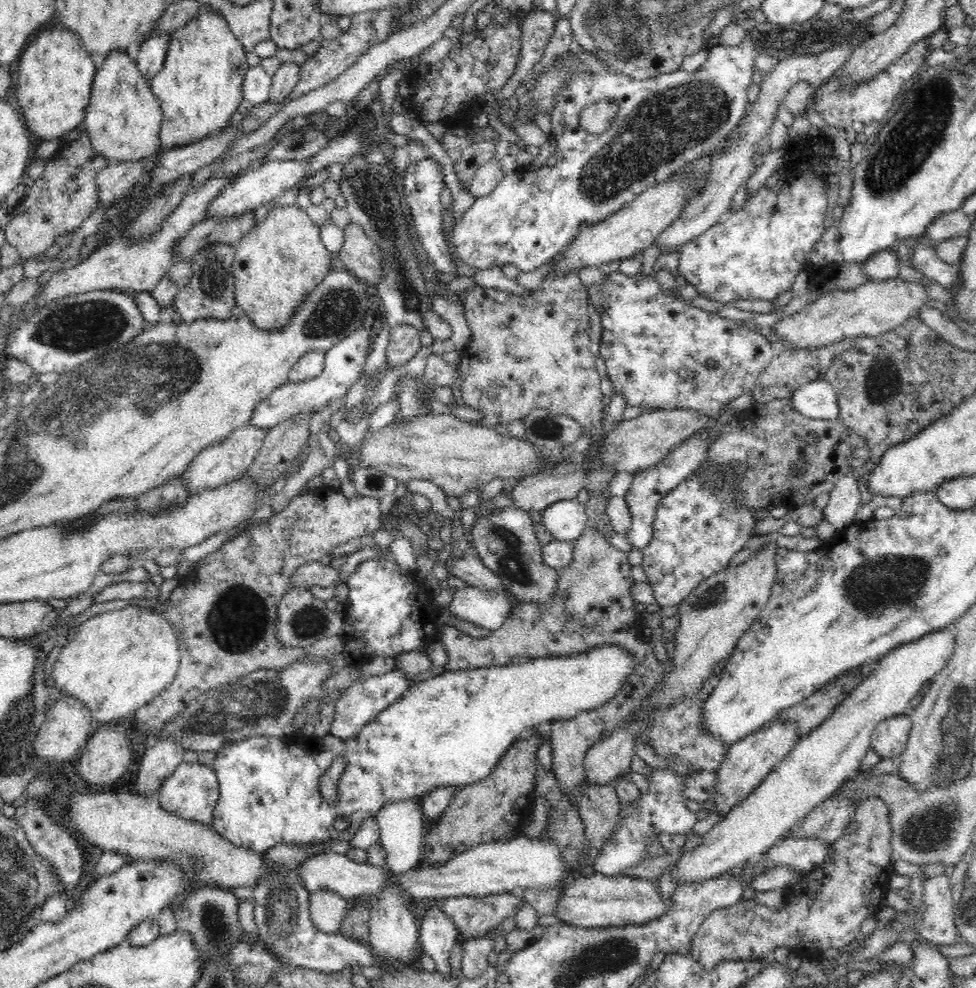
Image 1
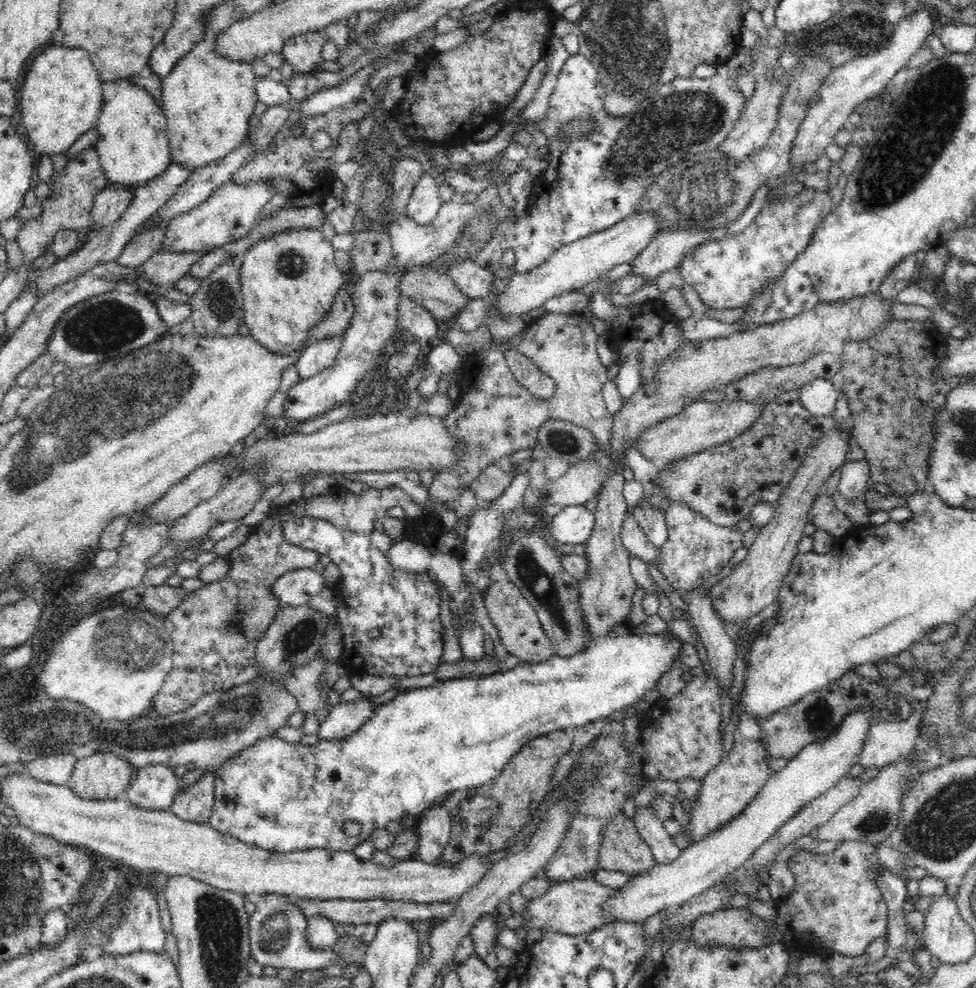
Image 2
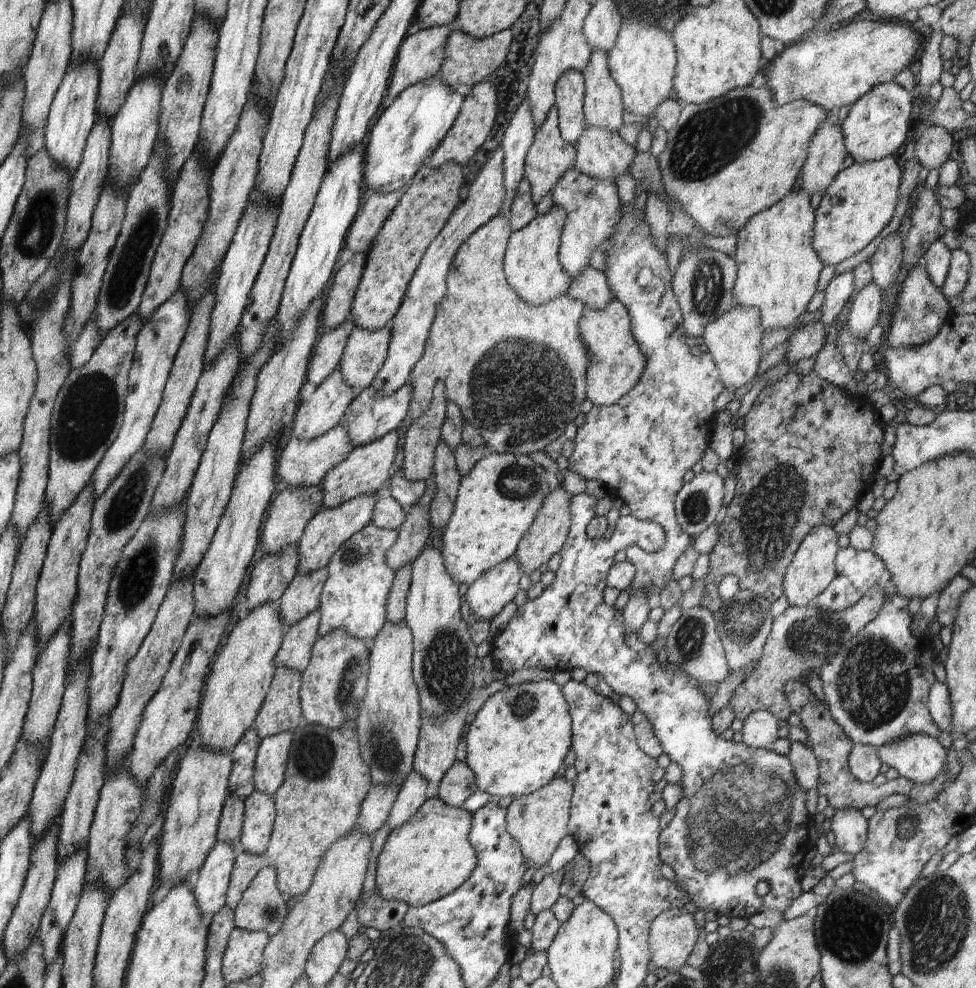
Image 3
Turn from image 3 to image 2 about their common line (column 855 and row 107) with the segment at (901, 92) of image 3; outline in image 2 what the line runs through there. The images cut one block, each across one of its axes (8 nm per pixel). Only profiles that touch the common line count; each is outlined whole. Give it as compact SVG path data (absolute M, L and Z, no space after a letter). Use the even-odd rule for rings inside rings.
M116 81L116 92L109 100L104 100L96 126L100 137L93 148L99 155L100 166L109 184L125 186L134 191L138 186L162 176L173 158L167 134L167 118L162 106L155 102L148 91L129 84L130 81Z

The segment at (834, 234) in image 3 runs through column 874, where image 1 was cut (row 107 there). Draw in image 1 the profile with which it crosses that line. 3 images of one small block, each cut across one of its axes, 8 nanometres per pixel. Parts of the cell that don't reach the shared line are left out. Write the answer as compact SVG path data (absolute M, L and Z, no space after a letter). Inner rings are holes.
M209 13L206 16L194 18L182 28L172 33L172 40L168 44L168 52L164 62L164 70L150 81L151 90L160 101L163 110L161 122L161 144L166 149L190 146L192 142L210 138L218 131L225 129L230 122L230 117L243 100L242 82L250 68L244 46L232 33L228 22L218 13Z

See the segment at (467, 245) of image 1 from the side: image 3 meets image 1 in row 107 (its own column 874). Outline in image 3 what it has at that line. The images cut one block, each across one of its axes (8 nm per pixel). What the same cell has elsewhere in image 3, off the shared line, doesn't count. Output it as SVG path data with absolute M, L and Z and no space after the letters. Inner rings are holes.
M850 545L840 548L836 554L835 567L836 576L828 584L828 588L812 600L812 604L816 604L818 608L832 610L832 612L842 612L842 610L852 608L872 586L880 586L880 590L884 592L886 598L884 598L884 604L877 612L876 618L867 623L856 636L850 639L848 648L838 652L818 672L820 680L822 680L825 705L828 707L831 717L854 744L870 744L876 749L884 746L884 743L896 742L910 734L926 734L937 739L941 730L932 720L927 707L930 689L937 681L932 670L937 656L933 648L922 640L926 637L916 637L910 629L913 617L909 612L909 599L897 593L898 590L892 582L892 576L886 570L886 564L871 550L858 551Z

